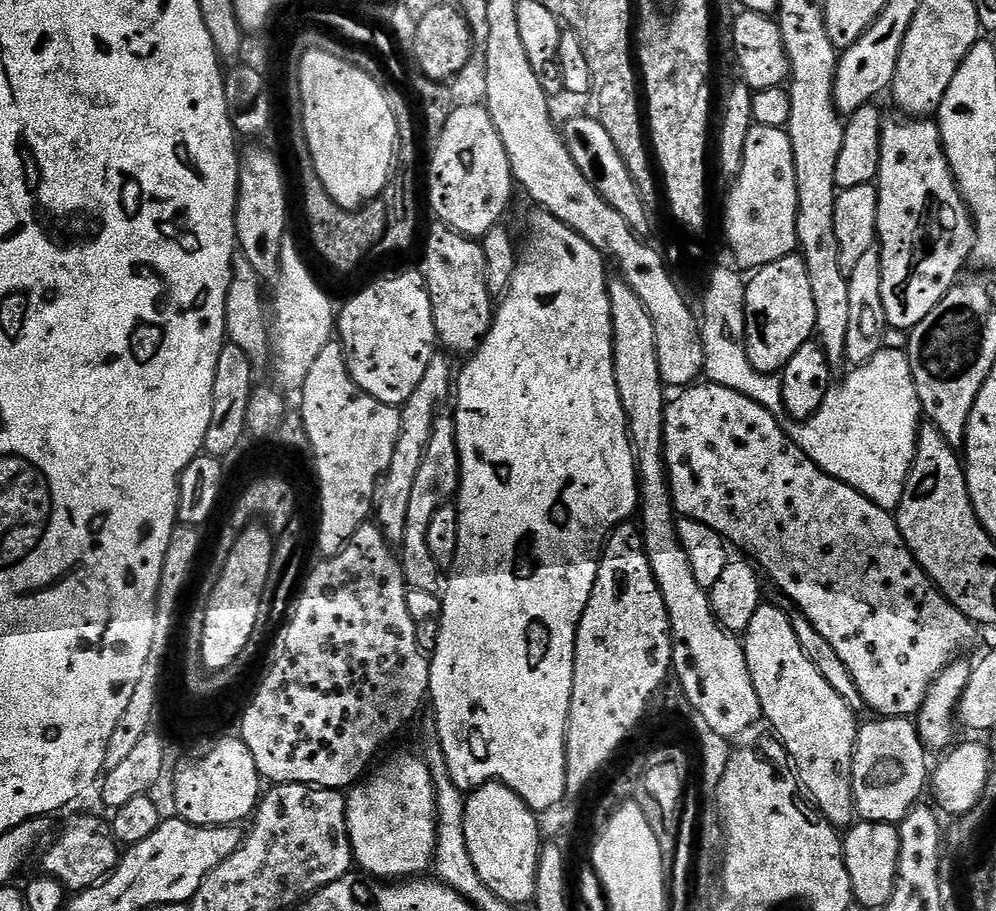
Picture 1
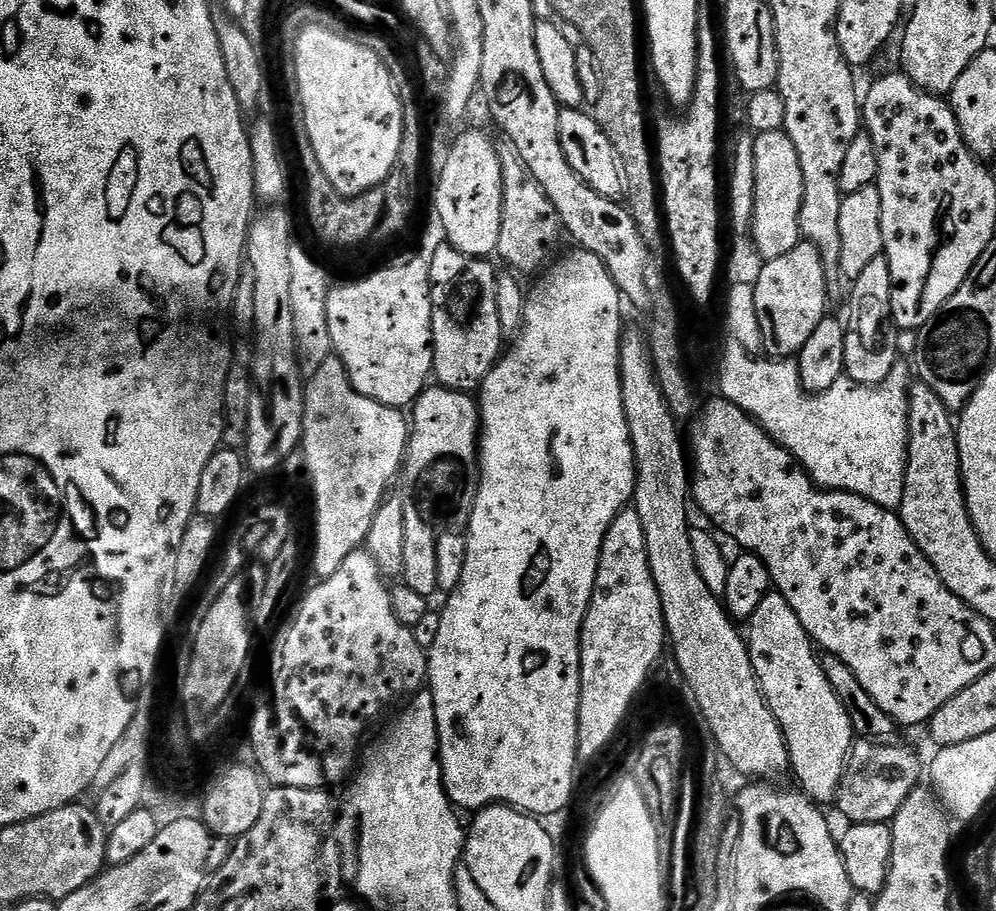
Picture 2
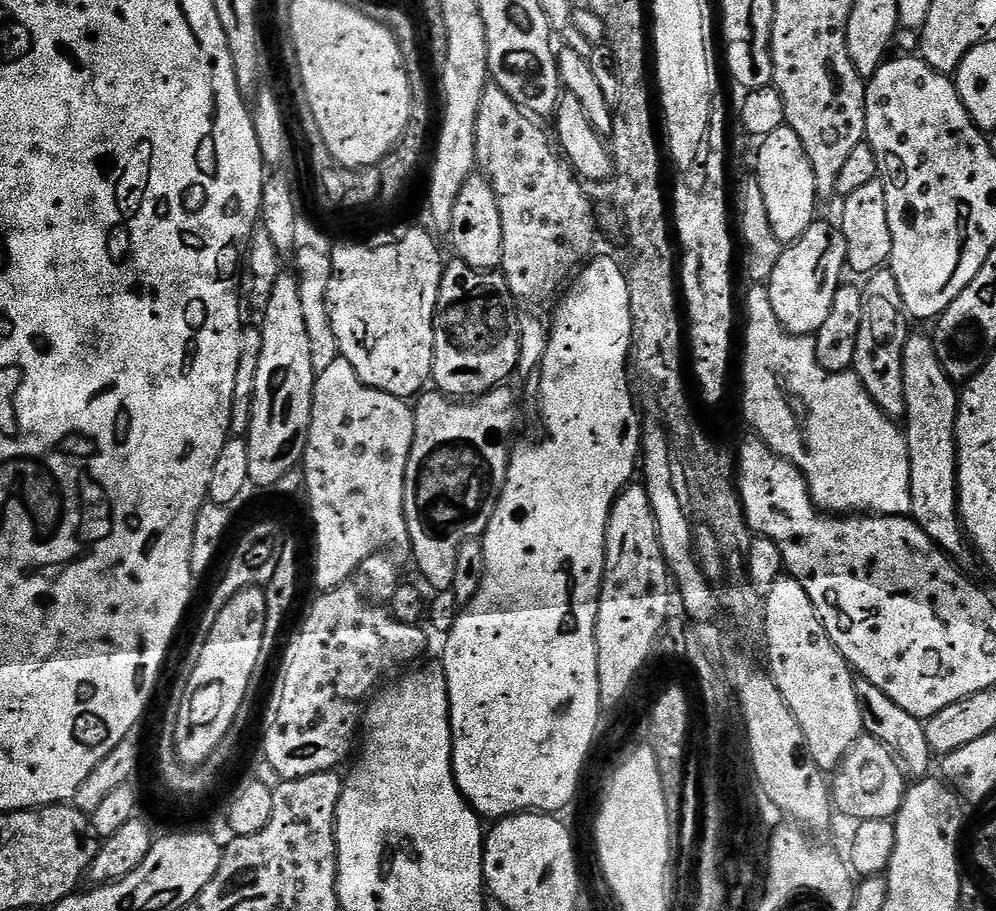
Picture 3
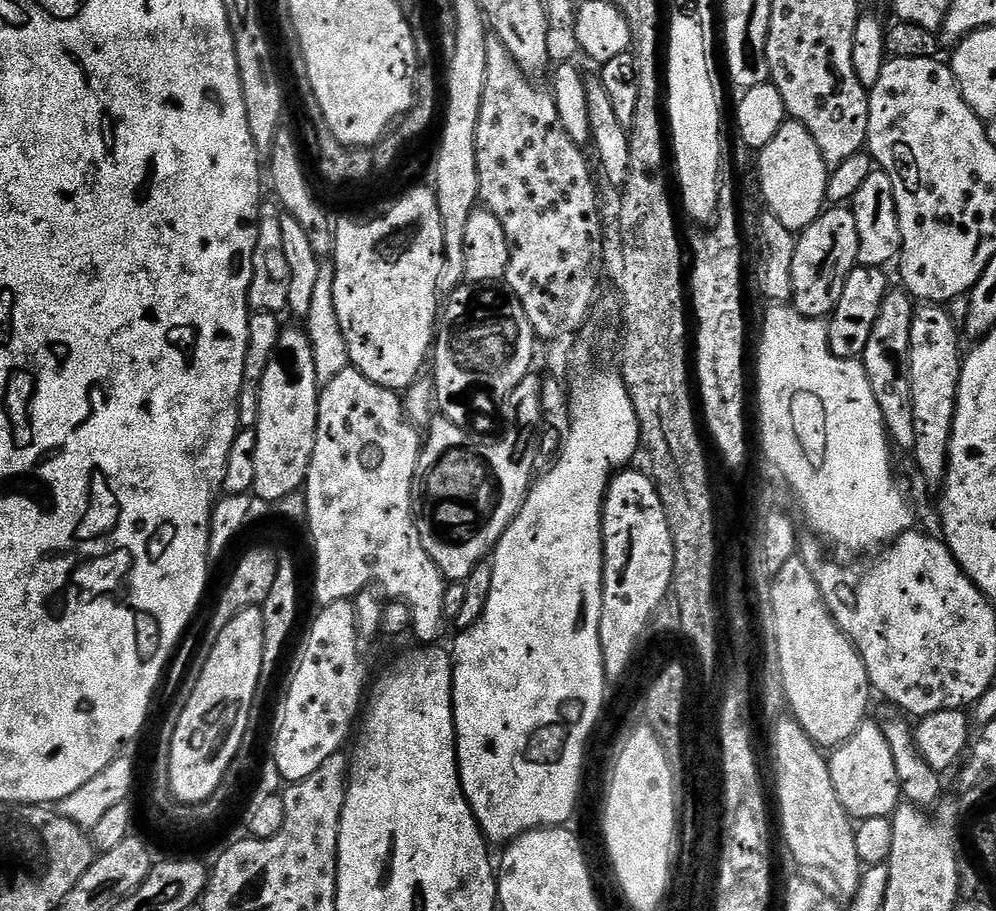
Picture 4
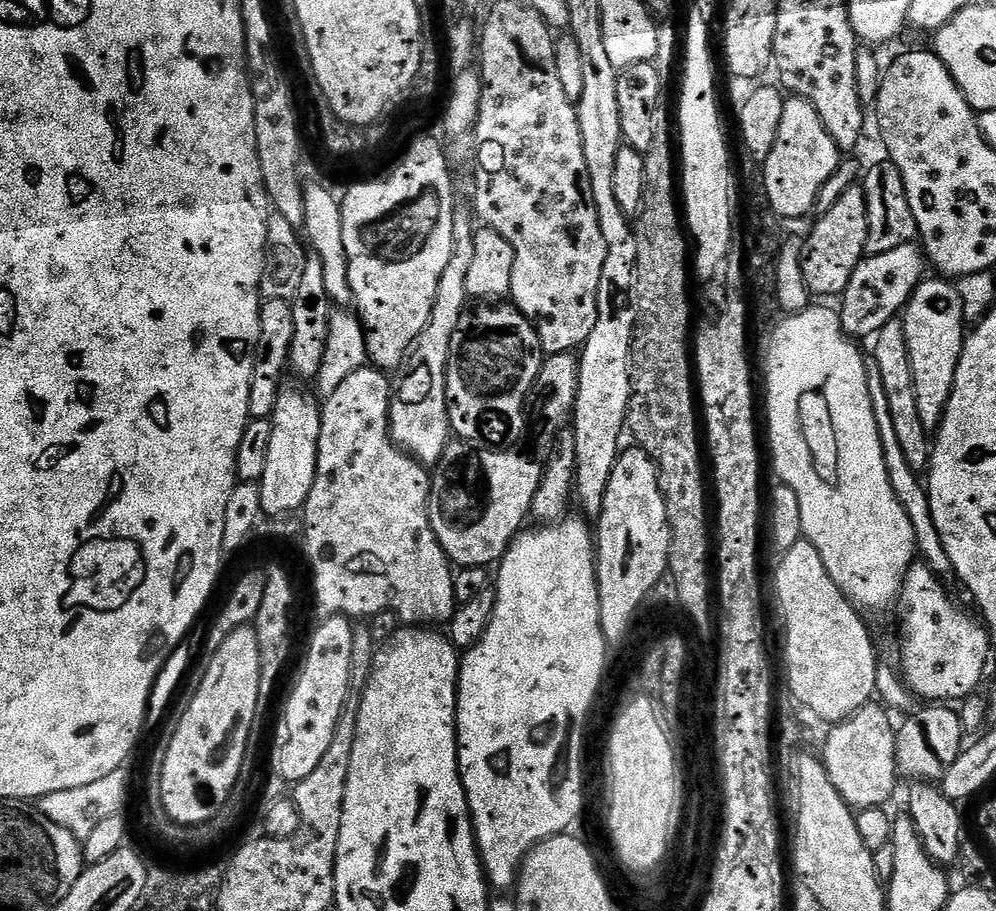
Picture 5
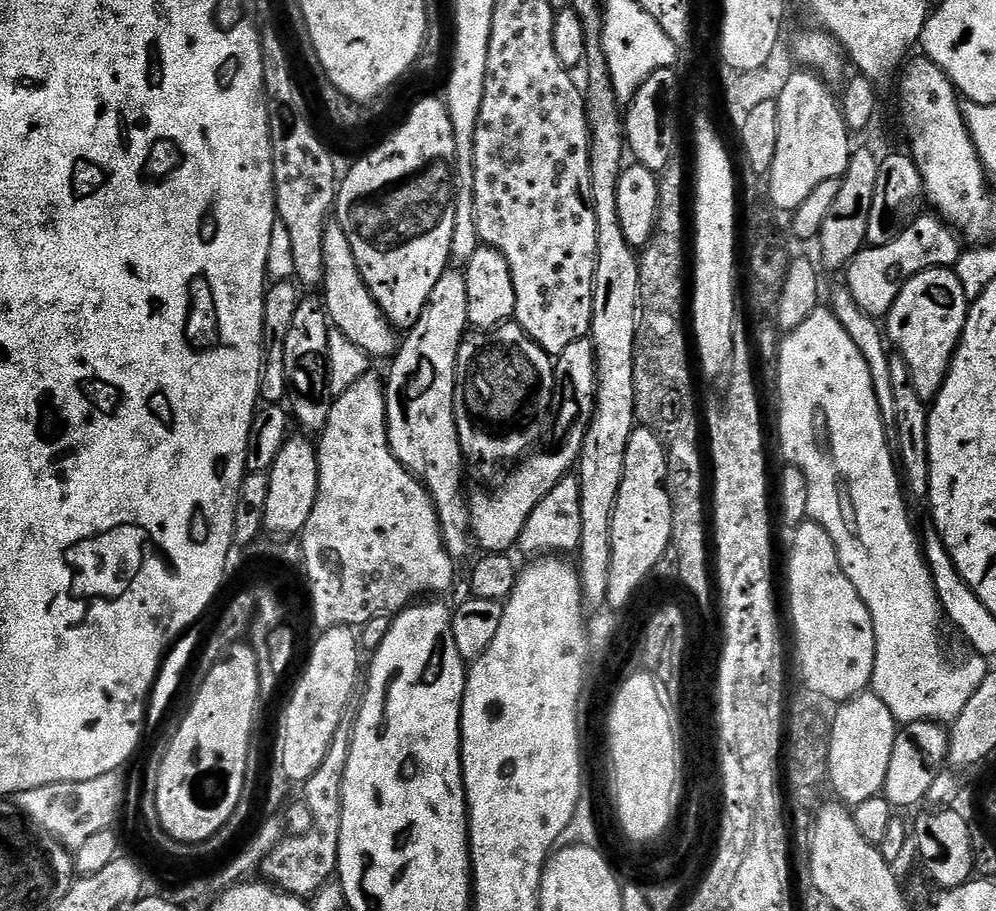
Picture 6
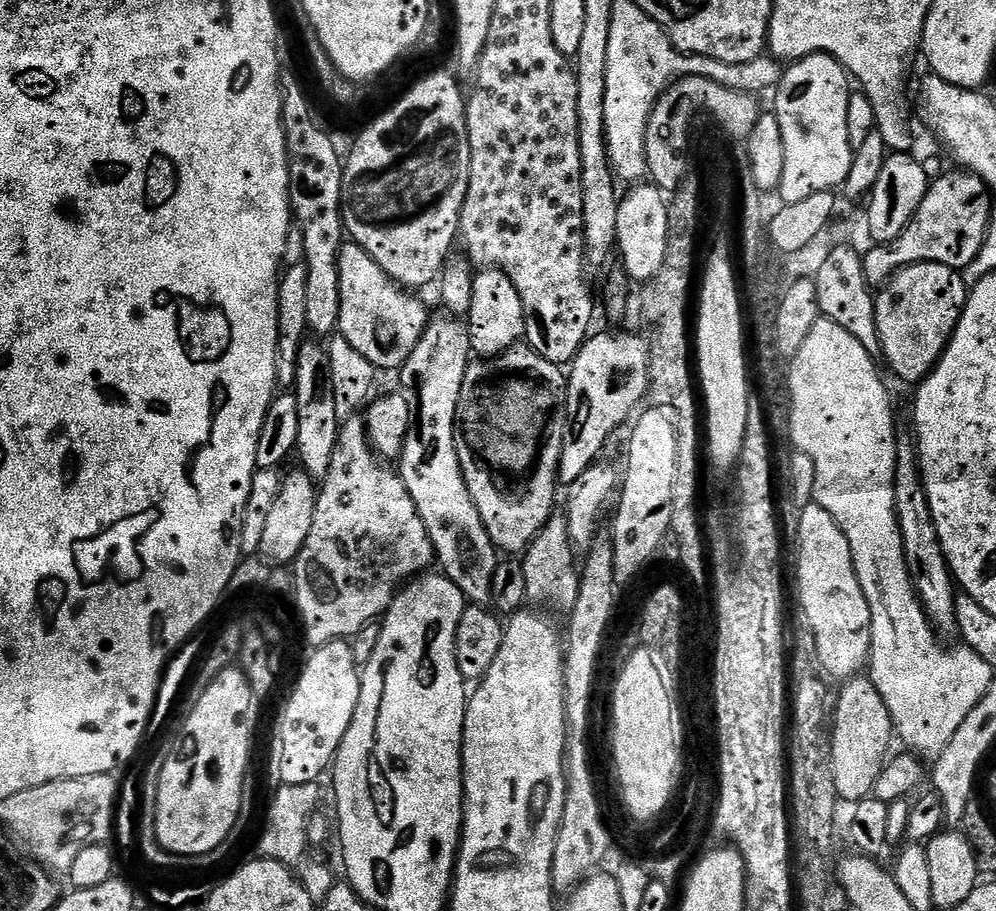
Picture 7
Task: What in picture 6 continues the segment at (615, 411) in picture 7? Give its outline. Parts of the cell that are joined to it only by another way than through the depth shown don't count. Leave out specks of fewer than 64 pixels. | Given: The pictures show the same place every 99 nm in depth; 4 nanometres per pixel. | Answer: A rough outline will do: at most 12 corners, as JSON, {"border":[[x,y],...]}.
{"border":[[591,339],[555,357],[556,437],[470,500],[485,553],[517,547],[531,511],[577,467],[592,422]]}

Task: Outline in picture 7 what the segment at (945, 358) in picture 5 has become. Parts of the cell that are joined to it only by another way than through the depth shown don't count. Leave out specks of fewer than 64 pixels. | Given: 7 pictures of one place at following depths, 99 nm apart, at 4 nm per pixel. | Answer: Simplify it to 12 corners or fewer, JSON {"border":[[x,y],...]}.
{"border":[[911,264],[875,297],[883,363],[920,385],[948,349],[970,288]]}

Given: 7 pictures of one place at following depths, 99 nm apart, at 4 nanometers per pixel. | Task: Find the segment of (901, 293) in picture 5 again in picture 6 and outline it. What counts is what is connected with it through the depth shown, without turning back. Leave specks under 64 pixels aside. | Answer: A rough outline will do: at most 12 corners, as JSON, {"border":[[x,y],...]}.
{"border":[[917,215],[894,242],[848,263],[859,310],[887,317],[902,286],[952,268],[961,237],[939,216]]}

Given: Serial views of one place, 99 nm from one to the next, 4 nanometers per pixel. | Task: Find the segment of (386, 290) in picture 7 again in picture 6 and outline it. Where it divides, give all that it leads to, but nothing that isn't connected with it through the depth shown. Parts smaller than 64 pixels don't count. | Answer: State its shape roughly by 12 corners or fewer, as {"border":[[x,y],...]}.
{"border":[[350,242],[324,249],[322,303],[370,358],[396,355],[398,332],[374,302]]}

